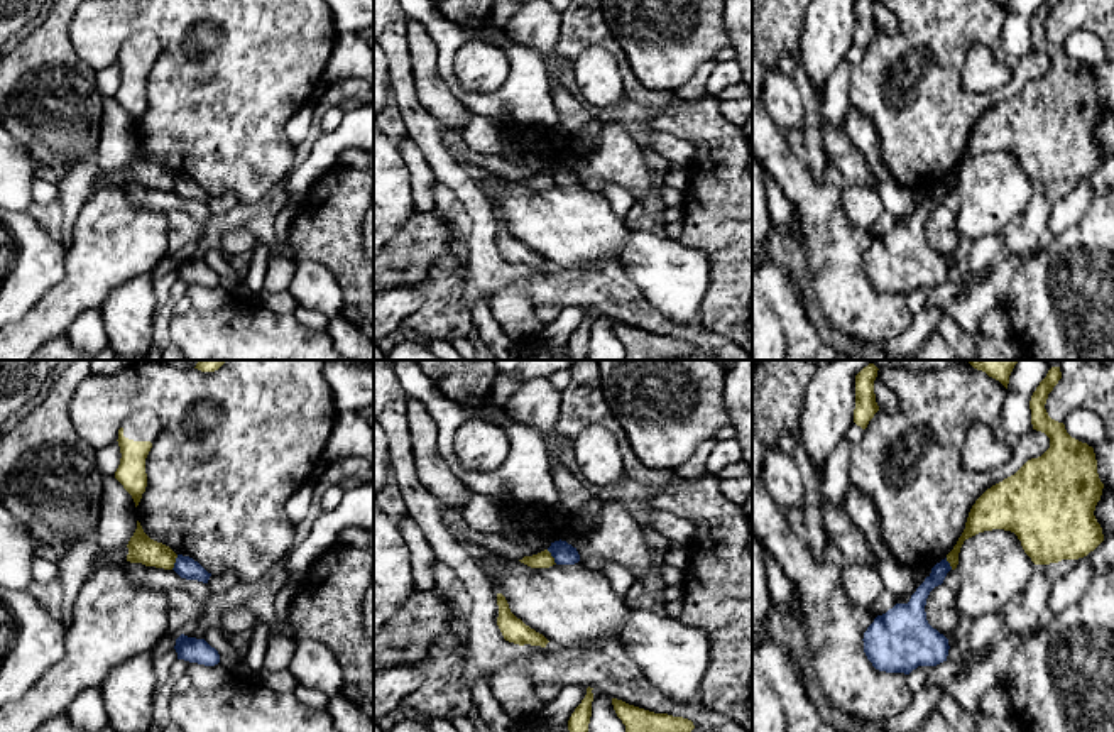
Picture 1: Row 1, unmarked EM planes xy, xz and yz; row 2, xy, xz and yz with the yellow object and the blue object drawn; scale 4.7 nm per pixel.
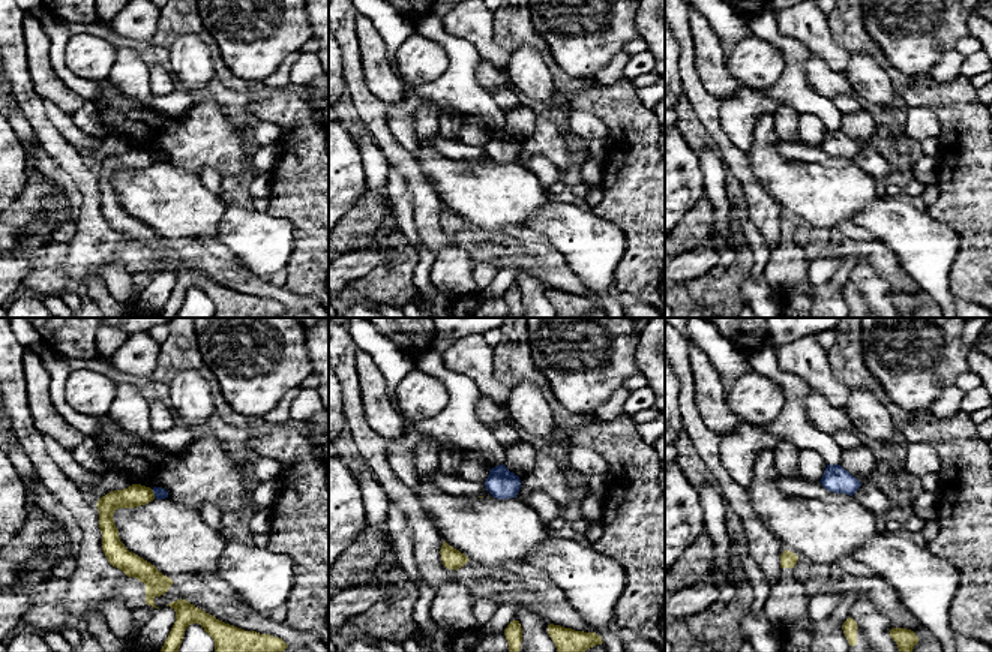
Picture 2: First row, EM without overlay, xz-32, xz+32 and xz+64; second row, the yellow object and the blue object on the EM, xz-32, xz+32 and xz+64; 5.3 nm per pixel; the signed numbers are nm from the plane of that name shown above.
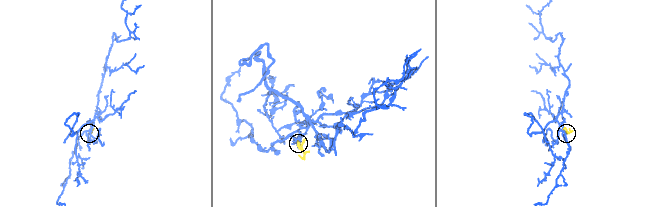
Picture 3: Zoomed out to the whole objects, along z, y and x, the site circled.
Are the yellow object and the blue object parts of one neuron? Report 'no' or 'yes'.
no

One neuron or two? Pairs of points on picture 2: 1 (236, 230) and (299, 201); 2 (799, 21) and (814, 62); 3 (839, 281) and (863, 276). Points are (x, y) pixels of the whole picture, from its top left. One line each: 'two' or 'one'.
1: two
2: two
3: two

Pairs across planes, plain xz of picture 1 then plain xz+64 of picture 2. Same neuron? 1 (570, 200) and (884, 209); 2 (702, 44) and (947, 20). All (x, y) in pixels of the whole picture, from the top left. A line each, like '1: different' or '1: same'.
1: different
2: same

